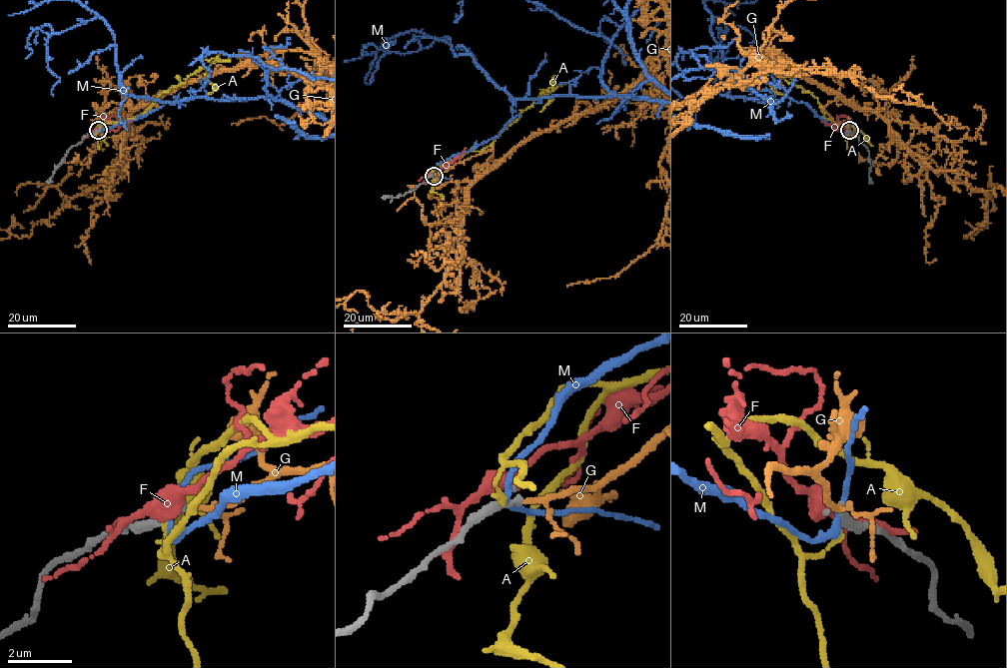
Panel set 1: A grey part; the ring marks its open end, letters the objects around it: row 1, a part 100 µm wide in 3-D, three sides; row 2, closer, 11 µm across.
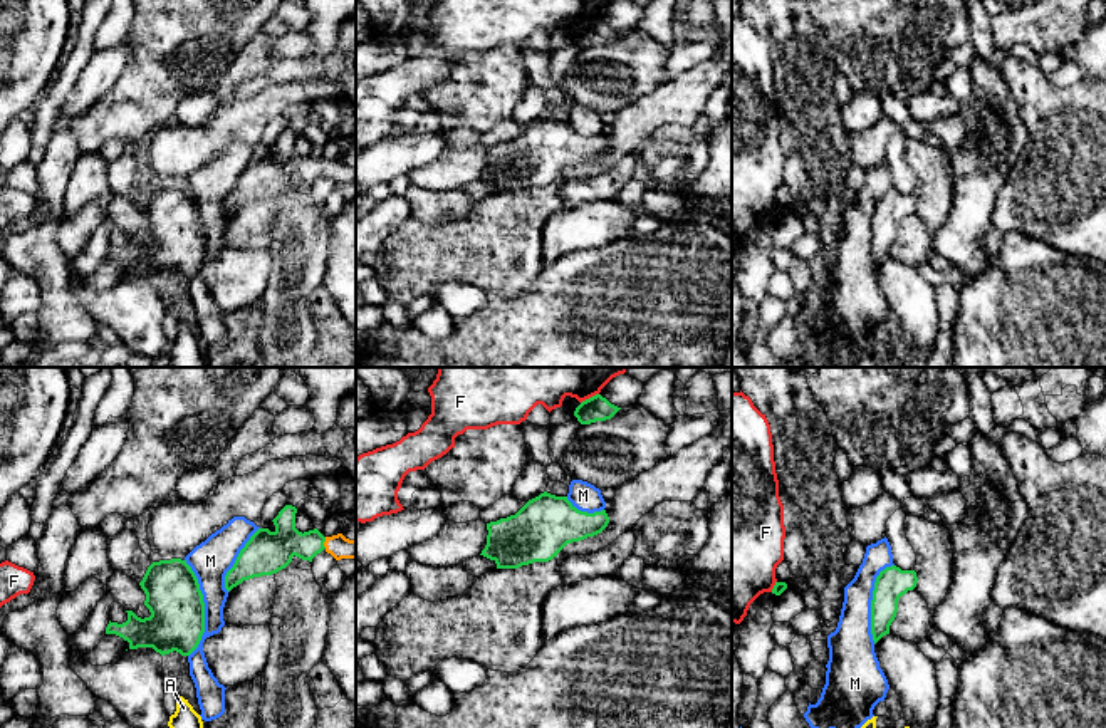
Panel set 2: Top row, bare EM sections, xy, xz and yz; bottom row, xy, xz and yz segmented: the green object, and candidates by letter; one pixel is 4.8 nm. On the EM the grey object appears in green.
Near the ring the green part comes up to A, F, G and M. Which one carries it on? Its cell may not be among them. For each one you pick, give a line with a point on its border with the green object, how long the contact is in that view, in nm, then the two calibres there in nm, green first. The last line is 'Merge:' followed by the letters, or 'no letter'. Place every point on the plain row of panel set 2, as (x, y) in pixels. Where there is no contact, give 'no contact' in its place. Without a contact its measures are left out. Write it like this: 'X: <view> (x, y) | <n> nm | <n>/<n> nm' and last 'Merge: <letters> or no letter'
G: xy (324, 165) | 60 nm | 190/110 nm
Merge: G

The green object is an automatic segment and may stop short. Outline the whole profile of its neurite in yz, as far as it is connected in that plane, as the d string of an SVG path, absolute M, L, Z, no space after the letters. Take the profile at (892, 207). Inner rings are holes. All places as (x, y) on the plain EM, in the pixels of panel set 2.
M896 190L879 196L871 225L871 258L874 268L886 258L898 237L898 225L916 211L915 195L901 195Z

